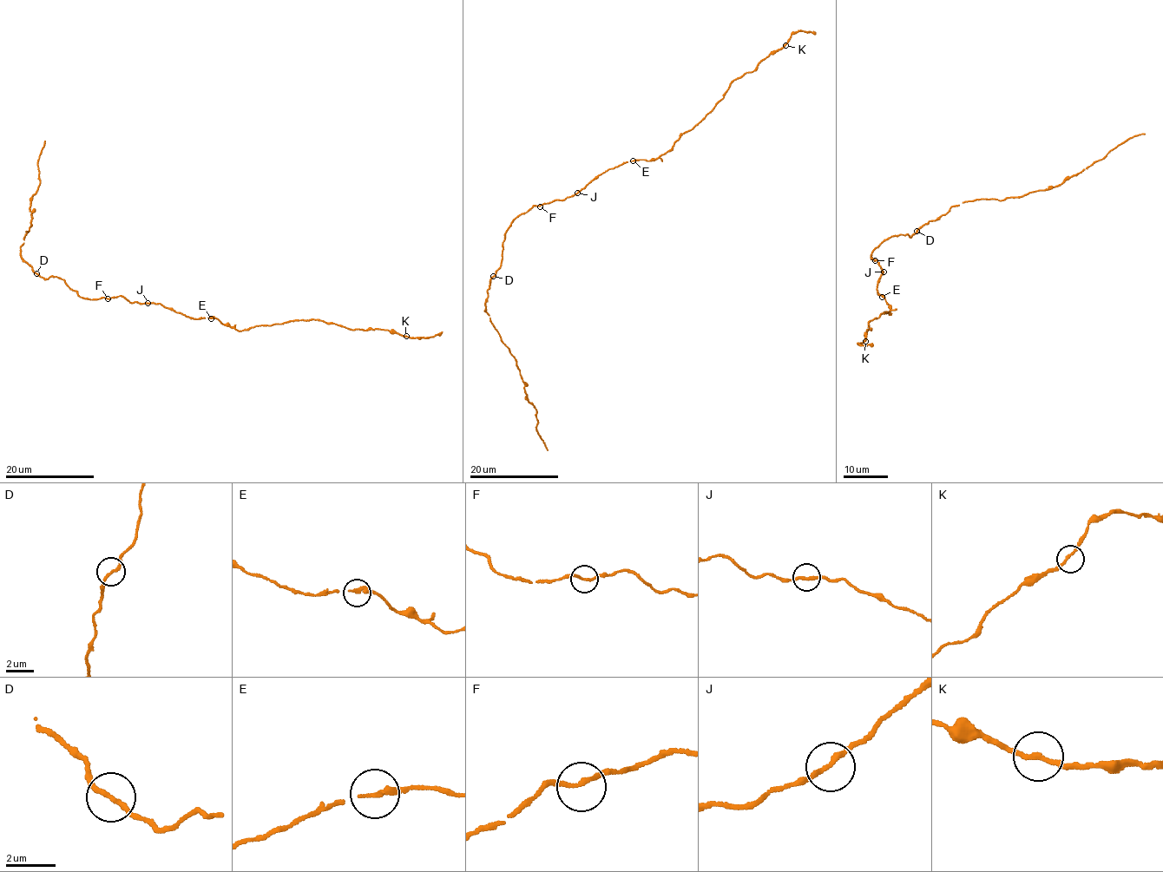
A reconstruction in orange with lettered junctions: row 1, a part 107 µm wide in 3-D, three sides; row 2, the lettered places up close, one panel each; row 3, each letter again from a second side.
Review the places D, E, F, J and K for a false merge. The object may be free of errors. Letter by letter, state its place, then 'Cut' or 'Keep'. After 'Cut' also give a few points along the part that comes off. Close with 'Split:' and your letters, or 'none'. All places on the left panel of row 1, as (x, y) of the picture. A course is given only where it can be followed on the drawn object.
D: Place: (36, 273). Keep
E: Place: (211, 318). Keep
F: Place: (108, 298). Keep
J: Place: (147, 303). Keep
K: Place: (406, 336). Keep
Split: none

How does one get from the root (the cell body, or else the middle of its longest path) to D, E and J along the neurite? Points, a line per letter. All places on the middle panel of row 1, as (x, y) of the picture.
D: (540, 205), (533, 206), (511, 222), (503, 240), (501, 267), (492, 276)
E: (540, 205), (565, 199), (602, 173), (633, 160)
J: (540, 205), (565, 199), (577, 193)

